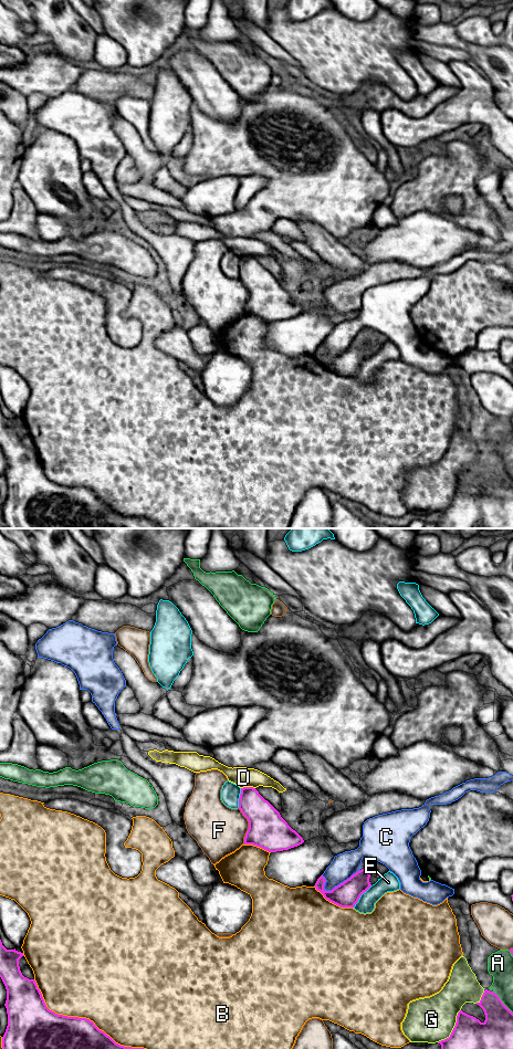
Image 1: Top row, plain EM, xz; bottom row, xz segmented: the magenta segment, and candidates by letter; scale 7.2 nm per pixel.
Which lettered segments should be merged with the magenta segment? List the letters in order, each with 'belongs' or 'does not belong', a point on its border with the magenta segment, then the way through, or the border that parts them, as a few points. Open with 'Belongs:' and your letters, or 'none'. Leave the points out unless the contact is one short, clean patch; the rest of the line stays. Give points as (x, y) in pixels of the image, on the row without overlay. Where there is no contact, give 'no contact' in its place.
Belongs: none
A: does not belong; contact xz (502, 471)
B: does not belong; contact xz (89, 489)
C: does not belong; contact xz (341, 353)
D: does not belong; contact xz (248, 256)
E: does not belong; contact xz (359, 366)
F: does not belong; contact xz (249, 295)
G: does not belong; contact xz (453, 497)

